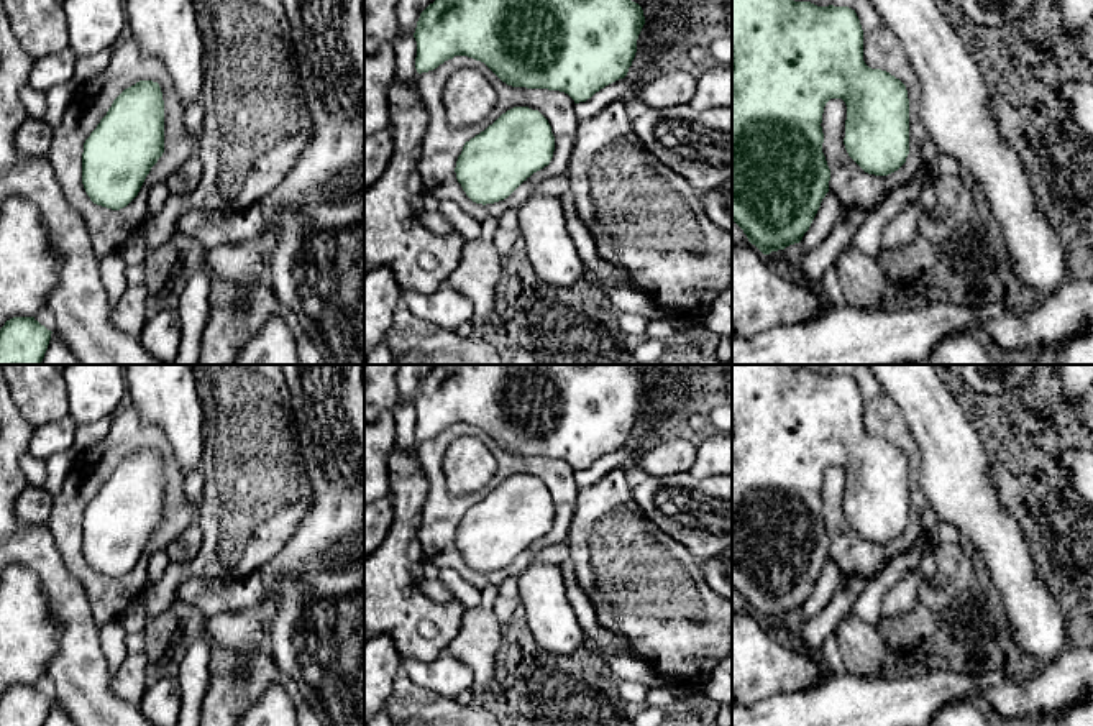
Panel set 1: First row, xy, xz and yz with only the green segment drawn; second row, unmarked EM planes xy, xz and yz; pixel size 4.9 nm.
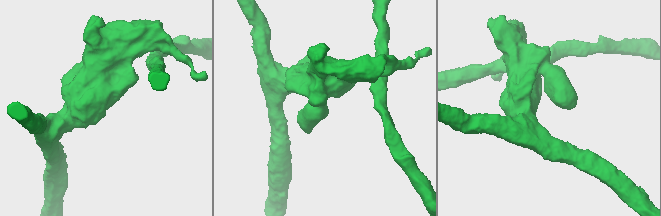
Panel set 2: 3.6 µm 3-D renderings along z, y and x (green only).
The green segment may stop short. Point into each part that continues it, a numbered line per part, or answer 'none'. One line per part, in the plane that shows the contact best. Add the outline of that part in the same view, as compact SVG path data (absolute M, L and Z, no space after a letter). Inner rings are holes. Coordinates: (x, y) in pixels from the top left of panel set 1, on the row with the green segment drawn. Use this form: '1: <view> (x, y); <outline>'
none

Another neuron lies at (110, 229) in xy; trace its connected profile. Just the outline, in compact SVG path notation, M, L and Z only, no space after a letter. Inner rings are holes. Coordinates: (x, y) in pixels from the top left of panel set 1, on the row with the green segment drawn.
M120 39L107 67L79 84L62 120L53 126L51 149L46 156L56 172L67 202L87 220L98 260L118 253L148 215L148 195L154 182L167 181L197 151L197 140L187 130L184 108L172 79L158 57L146 56L138 41ZM139 80L158 82L164 100L164 153L146 176L138 195L123 209L97 205L82 184L84 143L107 115L113 100Z

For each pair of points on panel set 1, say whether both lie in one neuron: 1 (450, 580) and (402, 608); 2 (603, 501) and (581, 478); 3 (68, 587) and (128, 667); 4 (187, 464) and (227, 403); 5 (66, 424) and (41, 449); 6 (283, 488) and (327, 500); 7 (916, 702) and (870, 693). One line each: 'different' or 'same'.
1: different
2: different
3: different
4: different
5: same
6: different
7: same

